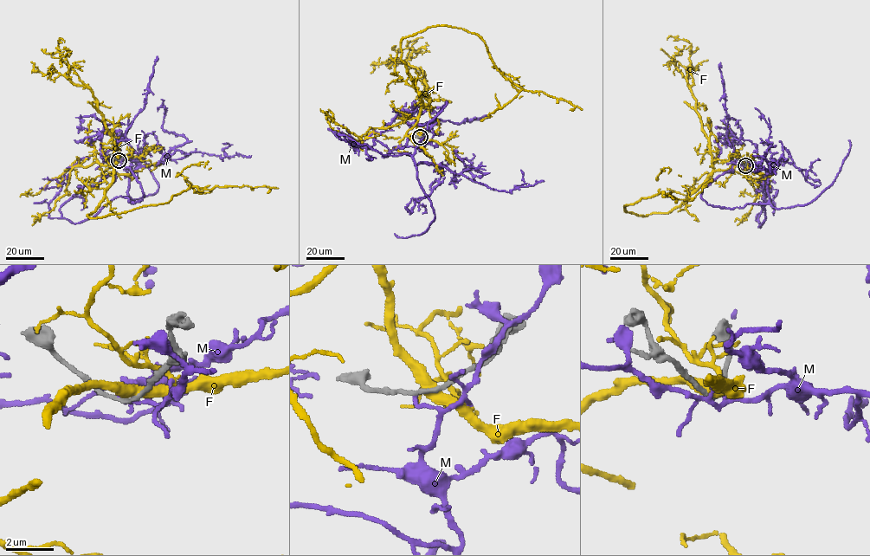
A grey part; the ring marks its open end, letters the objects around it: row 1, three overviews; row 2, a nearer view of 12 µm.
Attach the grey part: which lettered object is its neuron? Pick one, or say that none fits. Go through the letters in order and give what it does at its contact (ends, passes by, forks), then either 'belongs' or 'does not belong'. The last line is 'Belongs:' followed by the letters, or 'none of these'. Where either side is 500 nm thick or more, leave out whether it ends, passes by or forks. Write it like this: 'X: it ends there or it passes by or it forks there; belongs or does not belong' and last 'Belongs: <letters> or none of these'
F: it passes by; does not belong
M: it ends there; does not belong
Belongs: none of these

